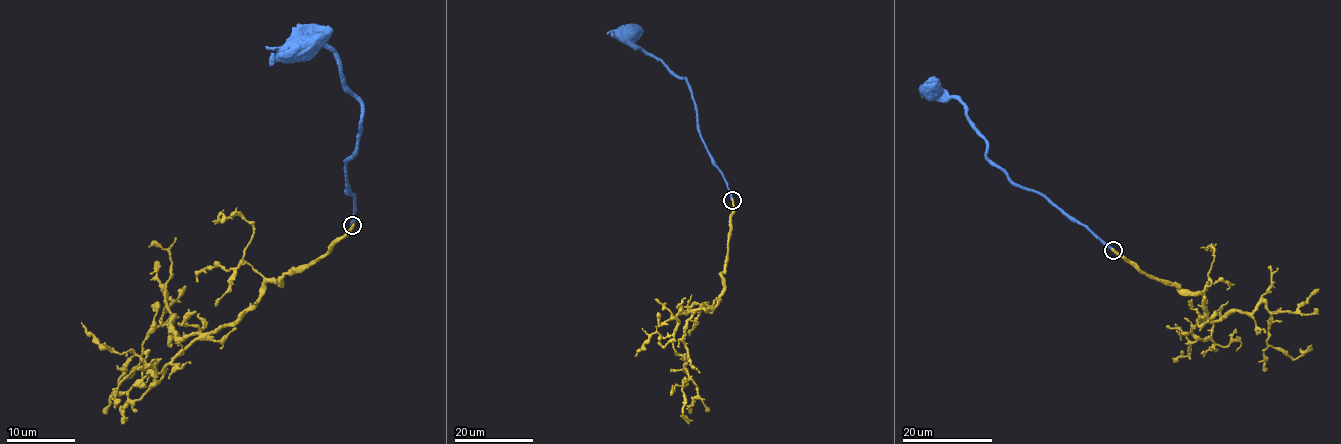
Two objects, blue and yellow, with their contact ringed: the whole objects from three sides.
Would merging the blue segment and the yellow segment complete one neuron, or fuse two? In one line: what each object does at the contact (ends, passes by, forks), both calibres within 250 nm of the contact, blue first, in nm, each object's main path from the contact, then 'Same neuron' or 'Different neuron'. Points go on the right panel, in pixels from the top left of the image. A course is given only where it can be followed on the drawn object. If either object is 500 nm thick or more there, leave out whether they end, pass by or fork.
At the ring blue ends. At the ring yellow ends. Thickness 320 nm (blue) against 360 nm. Course of blue: (1112, 250), (1043, 196), (1019, 187), (987, 156), (985, 139), (966, 115), (965, 106), (936, 91). Course of yellow: (1112, 250), (1200, 292), (1199, 319), (1252, 313), (1263, 302), (1269, 345), (1295, 359), (1311, 345). Different neuron

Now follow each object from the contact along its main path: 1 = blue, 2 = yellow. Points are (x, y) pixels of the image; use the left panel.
1: (352, 225), (356, 200), (345, 165), (363, 126), (360, 100), (334, 54), (299, 46)
2: (352, 225), (208, 333), (175, 335), (164, 296), (118, 383), (137, 353)

